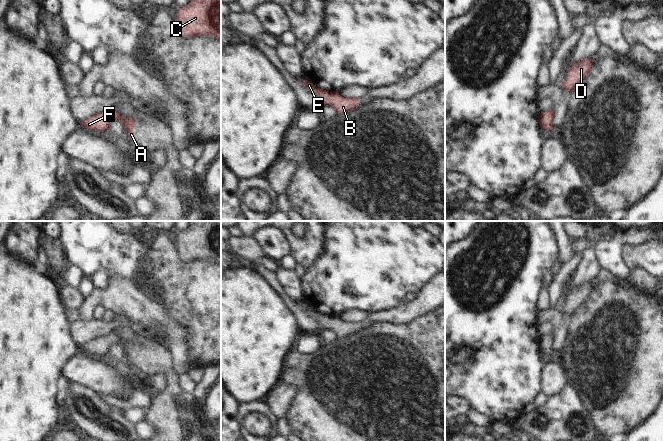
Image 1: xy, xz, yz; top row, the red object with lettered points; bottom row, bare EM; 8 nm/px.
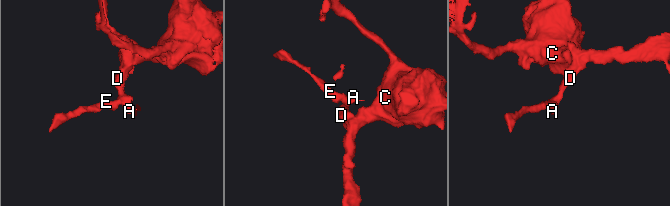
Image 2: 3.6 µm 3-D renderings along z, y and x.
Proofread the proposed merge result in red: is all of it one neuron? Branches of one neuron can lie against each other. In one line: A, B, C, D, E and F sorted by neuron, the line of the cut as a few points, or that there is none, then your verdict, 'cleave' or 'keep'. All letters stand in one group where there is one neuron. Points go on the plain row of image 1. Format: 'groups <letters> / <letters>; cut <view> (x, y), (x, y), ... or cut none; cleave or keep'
groups A B C D E F; cut none; keep

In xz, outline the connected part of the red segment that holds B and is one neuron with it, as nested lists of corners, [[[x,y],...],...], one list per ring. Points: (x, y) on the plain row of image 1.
[[[309,304],[302,309],[320,323],[320,331],[330,329],[337,338],[345,338],[360,331],[358,329],[358,322],[344,322],[338,316],[329,316],[317,312]]]

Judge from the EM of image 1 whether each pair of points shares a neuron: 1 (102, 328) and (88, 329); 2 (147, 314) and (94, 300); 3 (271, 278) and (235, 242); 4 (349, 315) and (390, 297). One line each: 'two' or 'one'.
1: one
2: one
3: two
4: two

